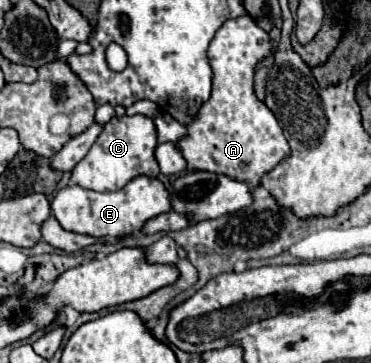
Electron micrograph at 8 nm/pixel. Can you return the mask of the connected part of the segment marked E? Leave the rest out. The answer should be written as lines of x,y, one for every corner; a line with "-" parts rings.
137,176
117,192
95,192
81,186
67,186
55,194
55,198
51,200
51,210
59,224
69,232
87,234
93,238
121,238
139,232
147,220
169,212
171,206
169,192
161,180
151,176

